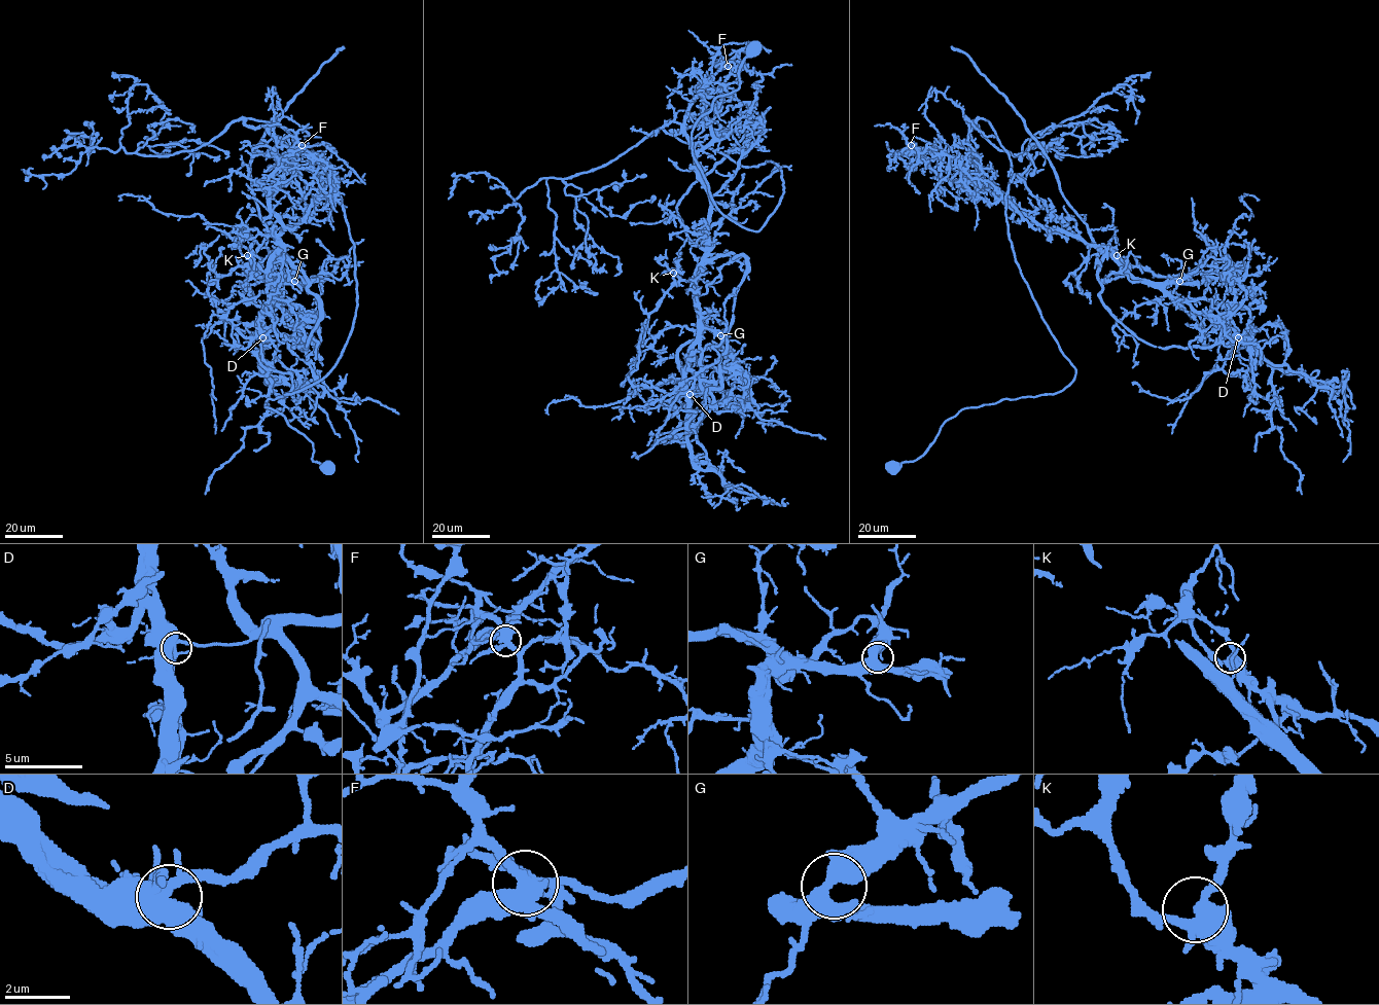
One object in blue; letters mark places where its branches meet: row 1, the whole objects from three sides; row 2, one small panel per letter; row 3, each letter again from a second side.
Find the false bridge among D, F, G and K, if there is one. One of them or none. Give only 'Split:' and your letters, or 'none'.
Split: F

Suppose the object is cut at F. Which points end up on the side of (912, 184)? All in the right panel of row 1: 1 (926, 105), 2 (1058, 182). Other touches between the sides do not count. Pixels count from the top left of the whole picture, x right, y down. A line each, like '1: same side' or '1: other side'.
1: other side
2: other side

